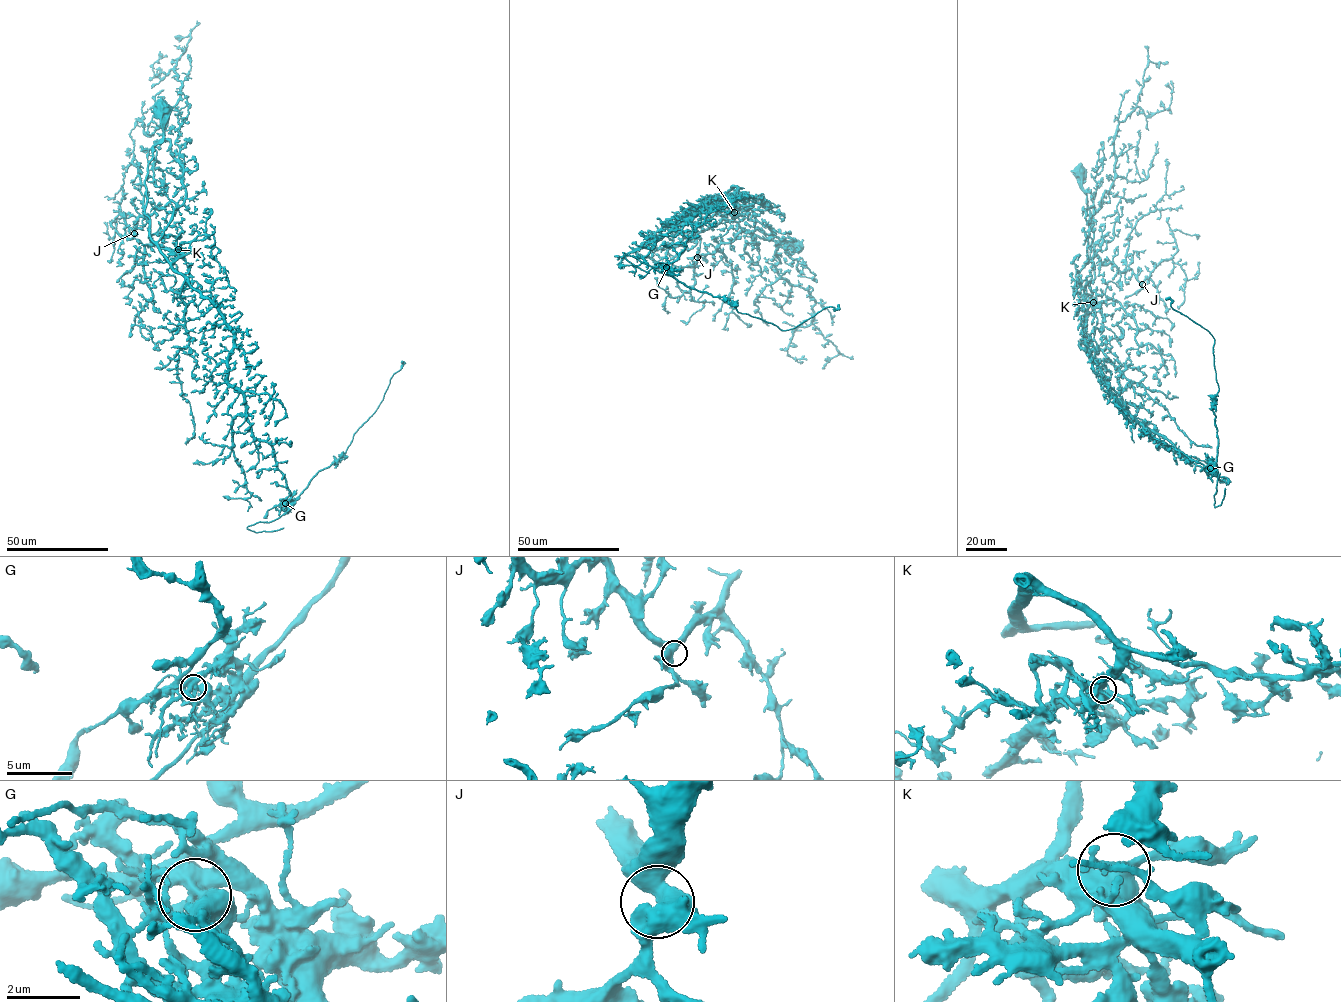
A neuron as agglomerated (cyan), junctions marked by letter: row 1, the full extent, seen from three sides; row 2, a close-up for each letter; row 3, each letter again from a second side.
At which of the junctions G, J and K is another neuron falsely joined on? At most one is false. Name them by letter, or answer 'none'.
G

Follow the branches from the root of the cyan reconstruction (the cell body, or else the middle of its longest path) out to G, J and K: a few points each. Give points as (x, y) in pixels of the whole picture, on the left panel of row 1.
G: (164, 111), (145, 182), (150, 239), (232, 333), (228, 380), (242, 395), (252, 434), (273, 448), (286, 503)
J: (164, 111), (163, 138), (145, 182), (154, 241), (177, 207), (171, 201), (139, 216), (134, 233)
K: (164, 111), (163, 138), (154, 147), (145, 182), (145, 214), (160, 253), (172, 262), (183, 255), (178, 249)

